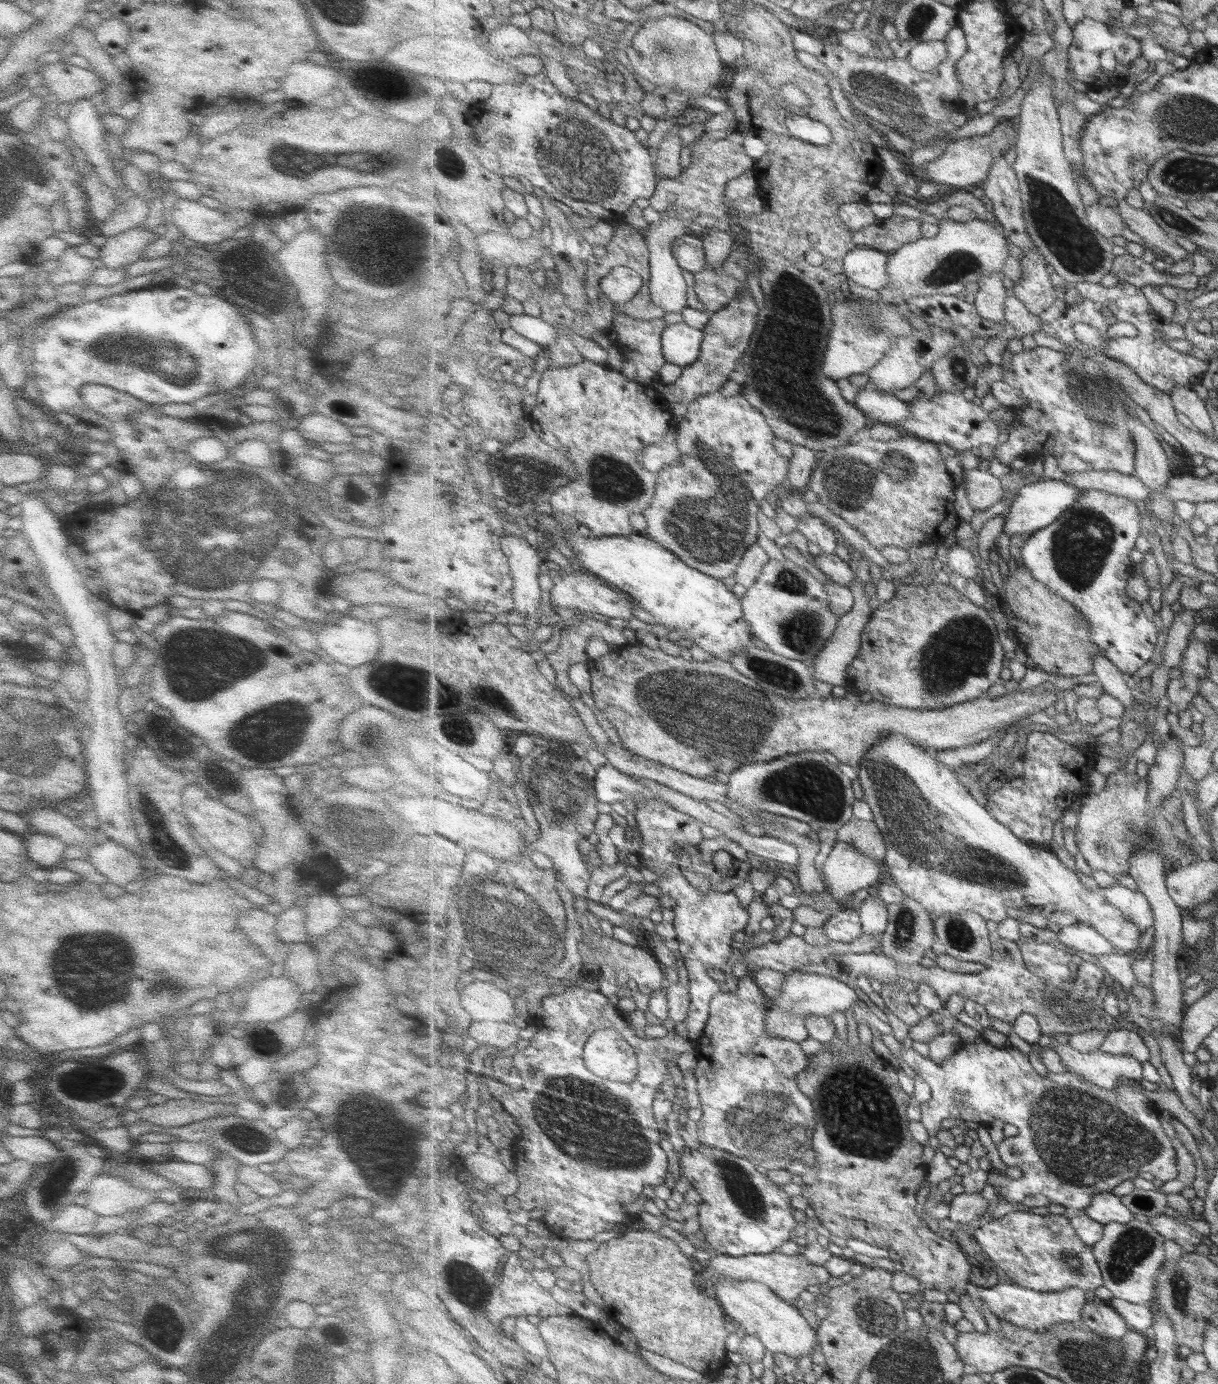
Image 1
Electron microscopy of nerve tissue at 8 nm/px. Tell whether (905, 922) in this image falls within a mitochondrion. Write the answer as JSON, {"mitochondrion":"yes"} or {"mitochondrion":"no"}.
{"mitochondrion":"yes"}

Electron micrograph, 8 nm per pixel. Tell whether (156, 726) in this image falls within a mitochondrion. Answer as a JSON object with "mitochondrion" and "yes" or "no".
{"mitochondrion":"no"}

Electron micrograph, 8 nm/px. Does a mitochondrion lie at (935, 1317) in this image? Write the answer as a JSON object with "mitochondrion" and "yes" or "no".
{"mitochondrion":"no"}

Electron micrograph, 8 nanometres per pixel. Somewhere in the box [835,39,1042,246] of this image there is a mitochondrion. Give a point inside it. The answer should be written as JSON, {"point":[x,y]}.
{"point":[887,100]}

